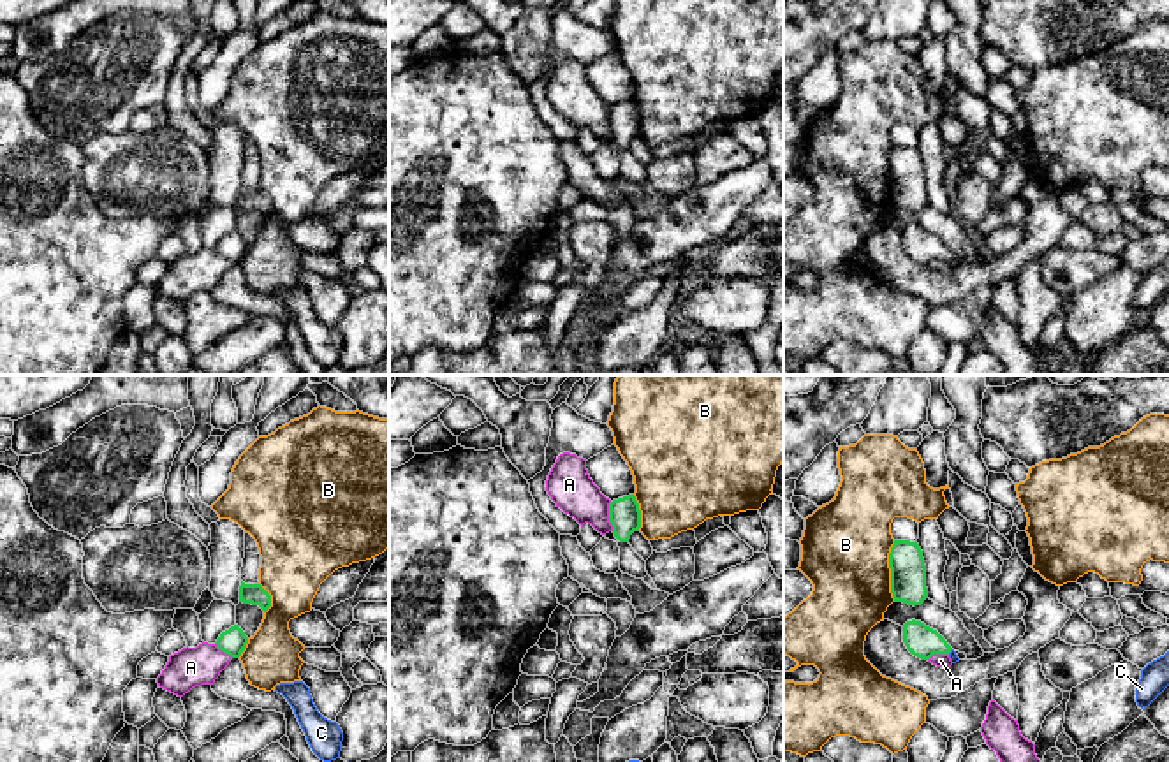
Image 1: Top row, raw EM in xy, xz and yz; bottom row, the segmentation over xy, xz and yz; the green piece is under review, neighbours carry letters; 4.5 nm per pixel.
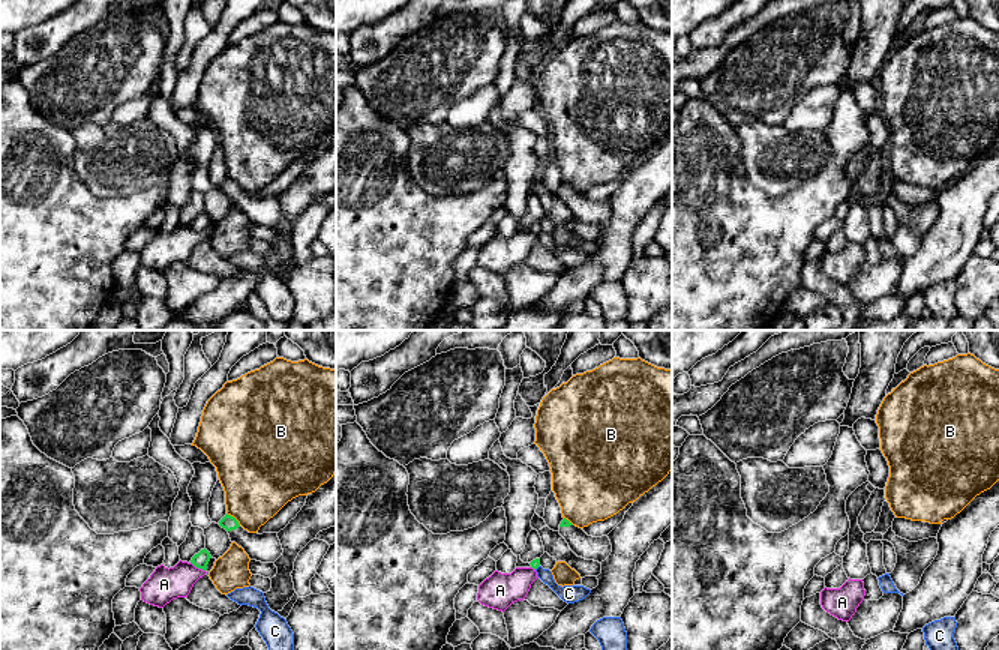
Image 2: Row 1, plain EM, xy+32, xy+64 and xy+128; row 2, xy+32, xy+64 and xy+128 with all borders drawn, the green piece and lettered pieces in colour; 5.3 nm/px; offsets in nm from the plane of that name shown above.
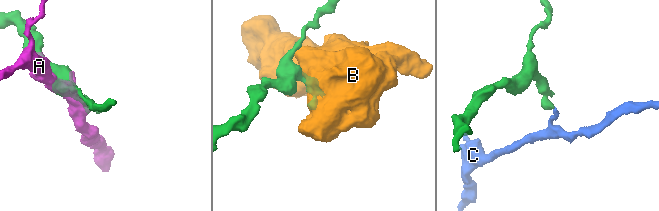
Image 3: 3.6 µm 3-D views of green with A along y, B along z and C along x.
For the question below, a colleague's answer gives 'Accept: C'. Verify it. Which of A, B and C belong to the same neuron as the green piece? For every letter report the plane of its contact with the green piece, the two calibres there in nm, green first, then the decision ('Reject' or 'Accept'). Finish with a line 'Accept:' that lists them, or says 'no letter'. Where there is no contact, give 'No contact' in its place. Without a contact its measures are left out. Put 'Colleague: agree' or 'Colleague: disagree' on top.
Colleague: agree
A: Touches green in xz. Thickness 140 nm (green) against 200 nm. Reject
B: Touches green in yz. Thickness 160 nm (green) against 400 nm. Reject
C: Touches green in yz. Thickness 150 nm (green) against 40 nm. Accept
Accept: C

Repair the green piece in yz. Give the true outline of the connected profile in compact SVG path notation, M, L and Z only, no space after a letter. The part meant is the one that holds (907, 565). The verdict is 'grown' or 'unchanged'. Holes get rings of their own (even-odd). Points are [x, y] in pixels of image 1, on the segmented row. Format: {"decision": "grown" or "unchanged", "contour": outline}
{"decision": "unchanged", "contour": "M894 540L889 553L894 602L921 605L928 598L926 565L917 542Z"}

